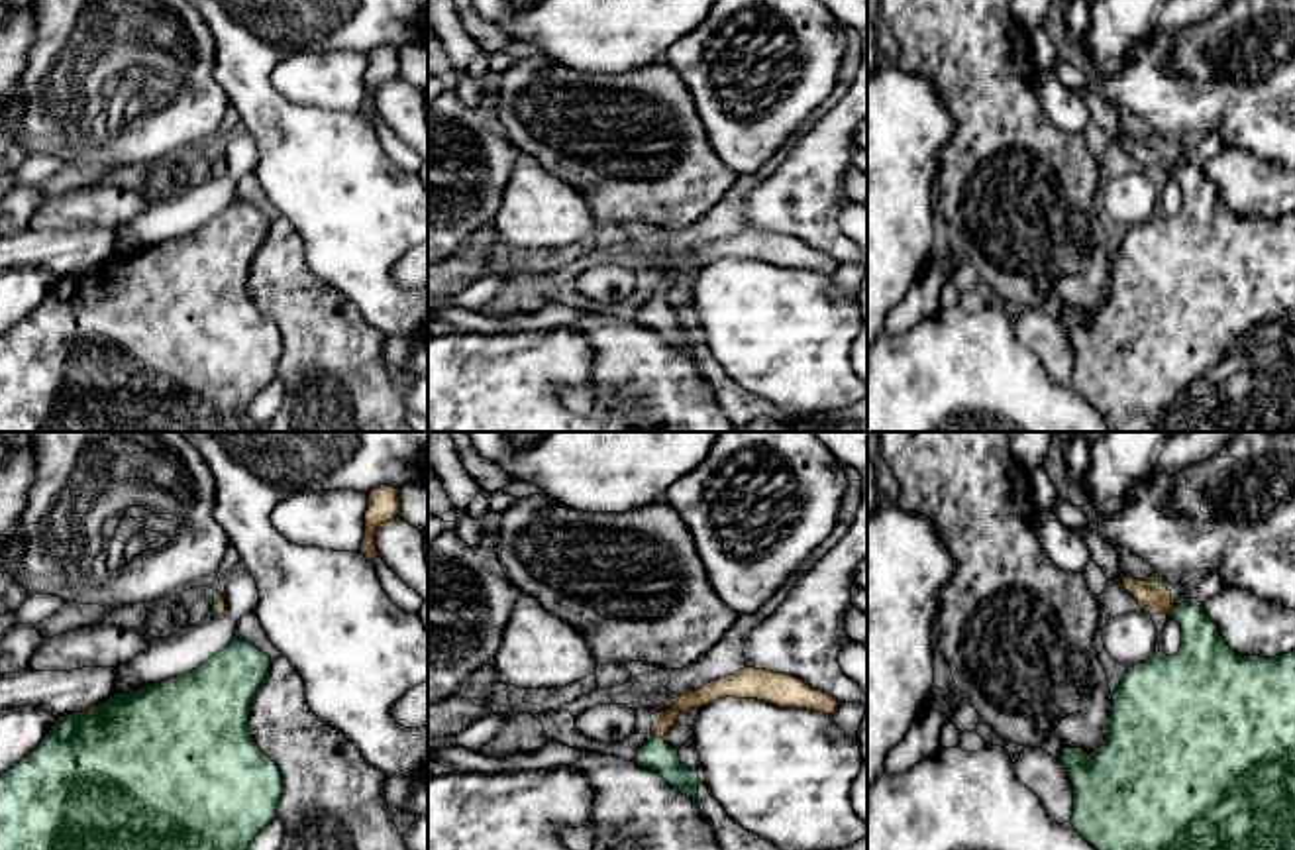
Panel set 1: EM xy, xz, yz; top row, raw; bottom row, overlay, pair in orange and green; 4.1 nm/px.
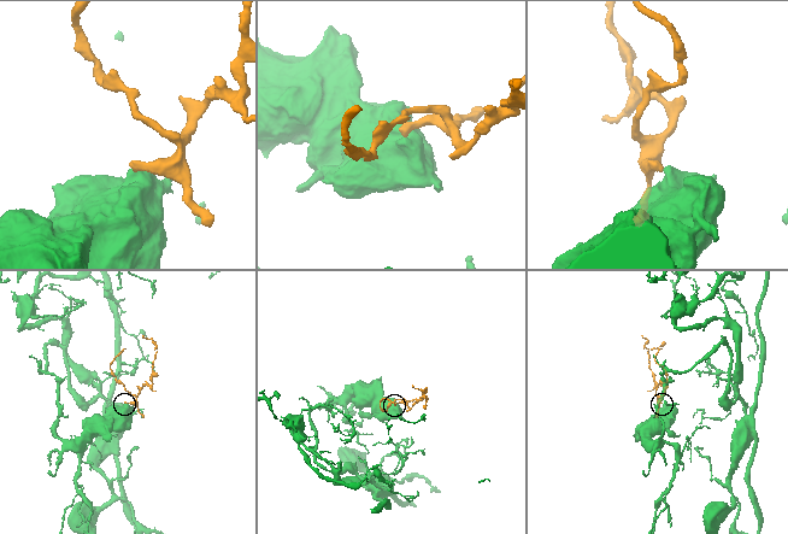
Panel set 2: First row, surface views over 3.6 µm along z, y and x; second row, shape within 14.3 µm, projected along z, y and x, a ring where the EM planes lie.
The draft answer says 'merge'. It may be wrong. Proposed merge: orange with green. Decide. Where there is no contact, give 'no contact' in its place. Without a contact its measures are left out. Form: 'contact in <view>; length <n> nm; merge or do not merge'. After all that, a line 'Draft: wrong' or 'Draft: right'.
contact in xz; length 60 nm; merge
Draft: right

